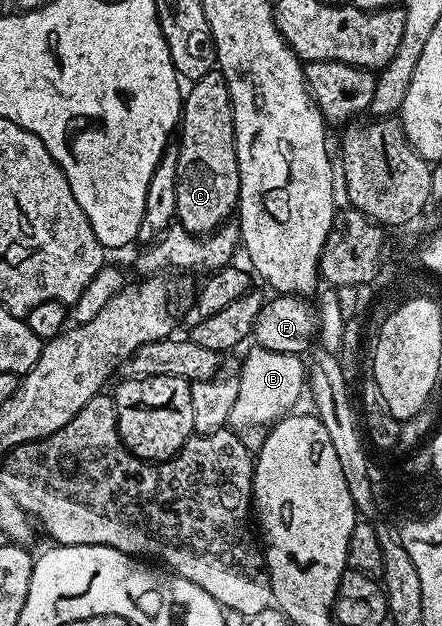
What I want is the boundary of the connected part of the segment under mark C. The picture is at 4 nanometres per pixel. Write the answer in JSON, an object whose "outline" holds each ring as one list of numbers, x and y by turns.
{"outline":[[219,70,205,73,205,77,194,80,183,96,183,113,177,128,177,209,178,226,190,235,210,235,222,227,236,214,239,206,239,166,233,129,233,109,225,77]]}

